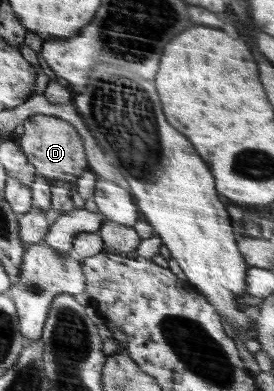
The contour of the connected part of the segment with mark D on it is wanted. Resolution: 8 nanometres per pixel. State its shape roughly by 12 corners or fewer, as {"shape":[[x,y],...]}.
{"shape":[[35,115],[18,138],[50,180],[74,182],[91,168],[74,124]]}

